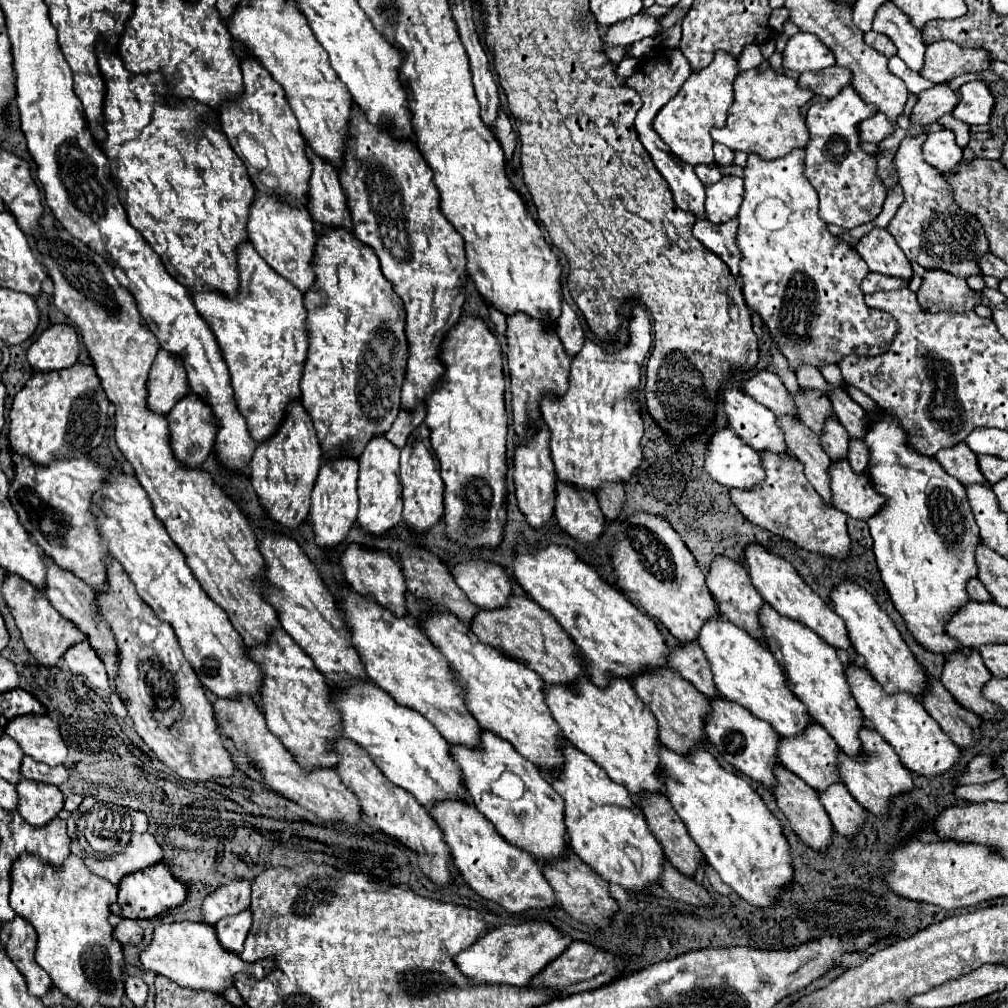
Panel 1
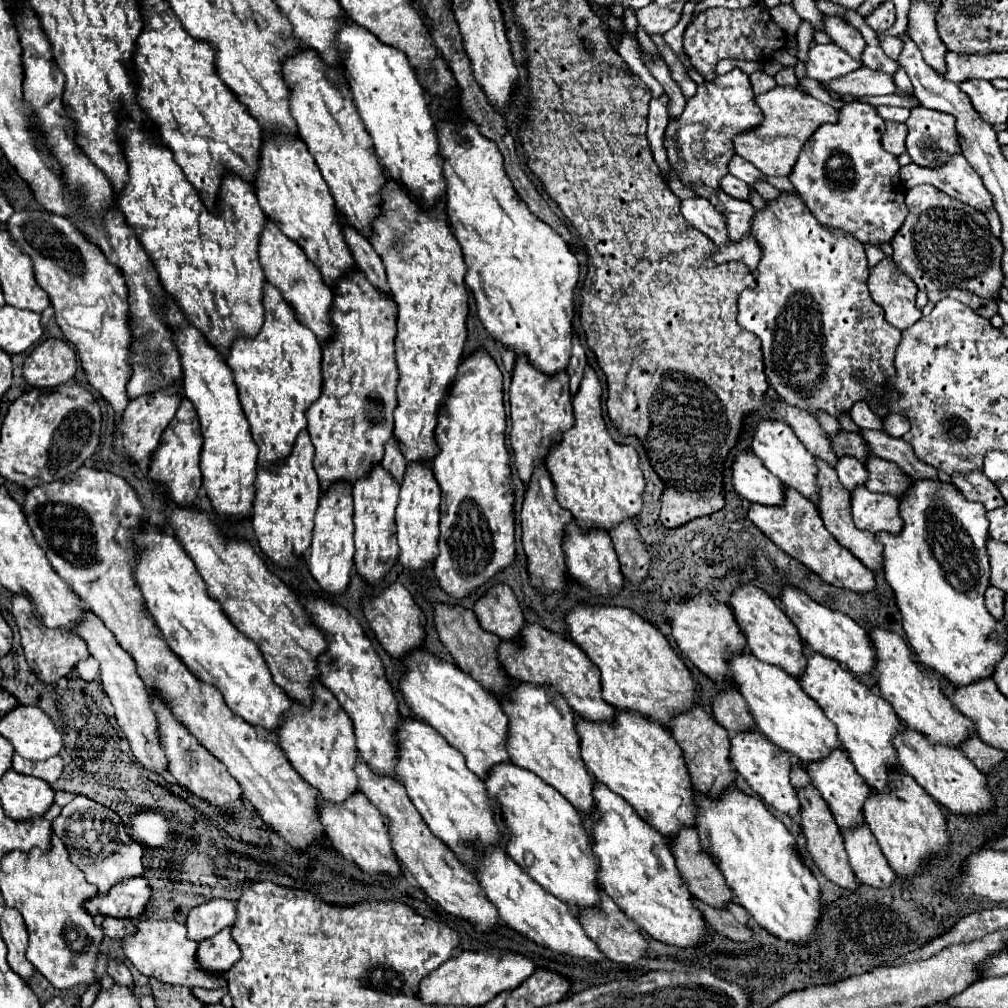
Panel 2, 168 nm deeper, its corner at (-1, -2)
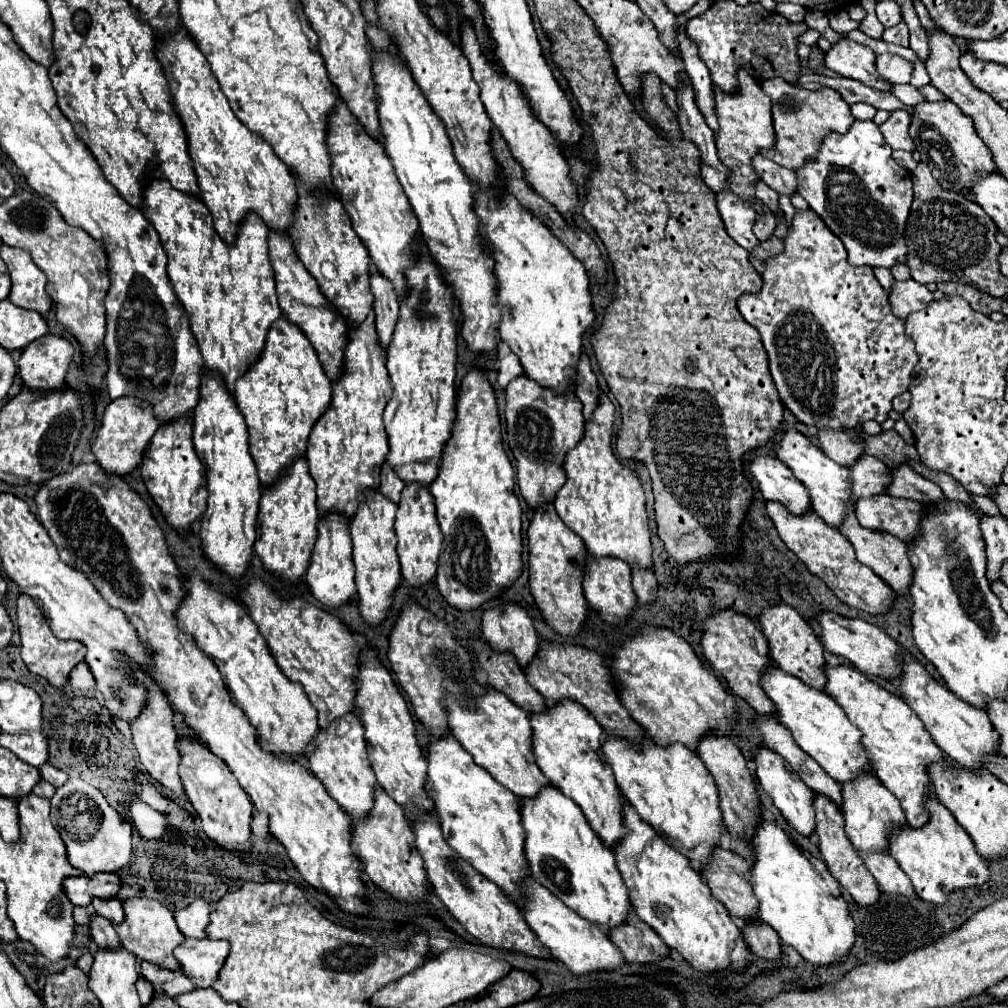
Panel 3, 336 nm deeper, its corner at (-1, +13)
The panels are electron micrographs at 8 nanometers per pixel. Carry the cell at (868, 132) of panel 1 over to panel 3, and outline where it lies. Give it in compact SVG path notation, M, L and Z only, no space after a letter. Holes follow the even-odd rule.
M904 109L890 111L888 121L880 125L880 131L882 131L884 139L892 149L904 149L904 151L914 149L914 143L908 135L908 125L910 125L910 115Z

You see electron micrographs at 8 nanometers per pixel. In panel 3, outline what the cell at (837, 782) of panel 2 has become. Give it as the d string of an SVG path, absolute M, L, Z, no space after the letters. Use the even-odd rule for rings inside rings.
M858 773L854 781L842 785L842 815L846 819L846 835L854 843L856 849L888 849L888 829L894 823L906 823L904 811L898 805L898 799L878 781L878 777L870 773Z

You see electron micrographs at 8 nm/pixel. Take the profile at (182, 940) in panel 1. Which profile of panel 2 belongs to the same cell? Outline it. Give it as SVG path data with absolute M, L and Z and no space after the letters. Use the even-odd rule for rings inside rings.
M138 920L136 934L122 938L122 950L126 958L148 978L156 978L160 982L172 986L188 986L188 988L220 988L226 986L224 978L212 976L198 968L196 964L196 942L186 938L184 924L172 920Z

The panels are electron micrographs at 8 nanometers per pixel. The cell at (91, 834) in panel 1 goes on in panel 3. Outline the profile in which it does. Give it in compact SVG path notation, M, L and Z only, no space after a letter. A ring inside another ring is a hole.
M68 779L60 789L56 789L50 803L52 803L52 823L62 835L68 849L68 861L74 867L82 869L86 875L96 875L102 871L120 871L130 865L132 855L134 855L132 853L132 825L124 821L114 807L108 805L104 795L96 787L92 787L90 783L82 779Z

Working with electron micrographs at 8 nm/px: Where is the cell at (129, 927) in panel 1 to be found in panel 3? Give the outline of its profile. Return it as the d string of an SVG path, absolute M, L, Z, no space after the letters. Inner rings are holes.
M94 899L92 901L96 913L108 921L112 921L114 925L122 923L124 921L124 907L122 907L122 901L120 899L110 899L110 901L102 901L102 899Z

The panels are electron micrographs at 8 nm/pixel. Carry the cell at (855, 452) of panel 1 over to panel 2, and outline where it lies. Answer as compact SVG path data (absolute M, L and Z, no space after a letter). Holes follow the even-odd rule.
M870 456L866 470L870 472L870 478L866 482L866 488L870 492L890 494L900 500L904 496L904 492L912 486L912 480L902 472L902 468L898 468L896 464L890 464L882 458Z

